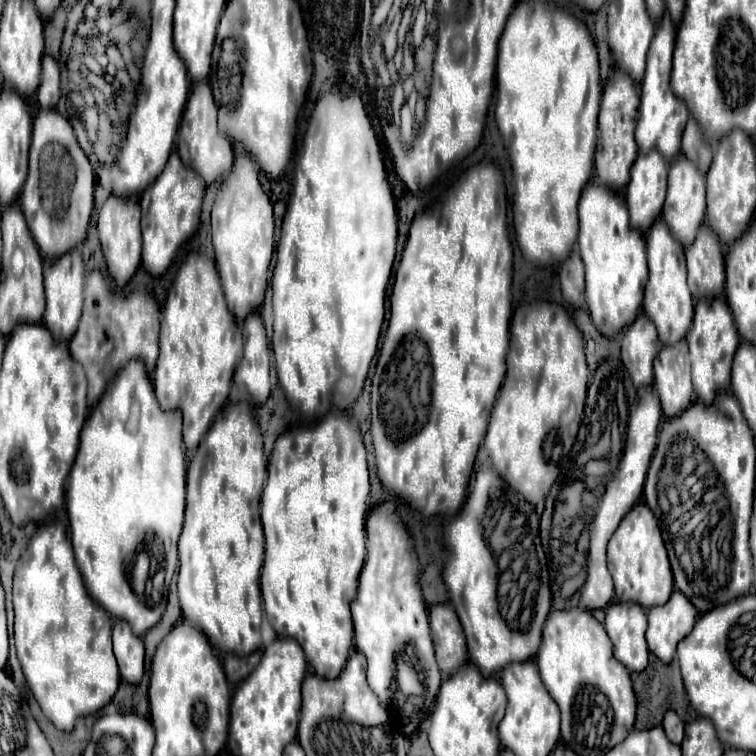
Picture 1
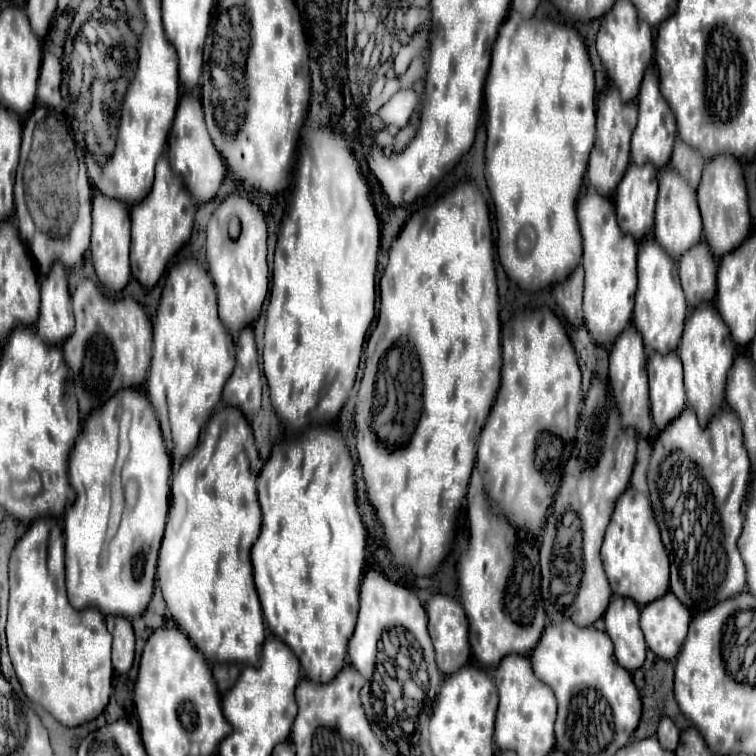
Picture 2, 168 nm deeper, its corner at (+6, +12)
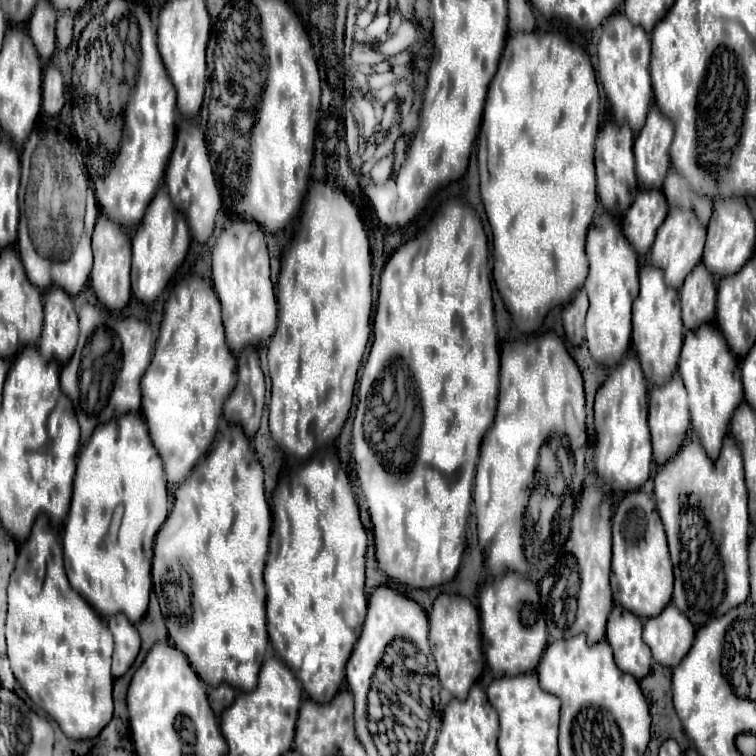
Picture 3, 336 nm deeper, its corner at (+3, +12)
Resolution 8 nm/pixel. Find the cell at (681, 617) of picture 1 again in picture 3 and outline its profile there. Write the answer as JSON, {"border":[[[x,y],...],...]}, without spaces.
{"border":[[[668,604],[660,616],[644,620],[642,640],[662,666],[674,668],[688,654],[694,641],[694,626],[674,604]]]}

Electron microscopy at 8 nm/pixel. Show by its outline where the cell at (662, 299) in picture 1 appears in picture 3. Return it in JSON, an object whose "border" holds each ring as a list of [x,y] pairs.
{"border":[[[644,264],[640,270],[640,294],[634,300],[632,322],[632,346],[640,356],[646,380],[652,386],[666,382],[678,368],[684,322],[680,316],[680,292],[676,288],[668,288],[664,284],[664,272],[660,272],[660,268],[652,268],[652,264]]]}

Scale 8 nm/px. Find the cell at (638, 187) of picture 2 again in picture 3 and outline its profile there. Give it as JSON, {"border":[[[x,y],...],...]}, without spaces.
{"border":[[[648,188],[636,190],[636,200],[622,218],[622,232],[640,256],[646,256],[656,238],[658,226],[668,214],[668,202],[662,192],[648,192]]]}

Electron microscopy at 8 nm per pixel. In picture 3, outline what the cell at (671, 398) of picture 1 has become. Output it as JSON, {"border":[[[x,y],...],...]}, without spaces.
{"border":[[[680,374],[672,376],[666,384],[660,384],[650,390],[650,408],[648,408],[648,424],[652,434],[652,448],[654,448],[654,462],[660,466],[668,458],[674,456],[674,452],[680,448],[688,428],[690,428],[690,412],[688,412],[688,396],[684,392],[684,382],[680,380]]]}

